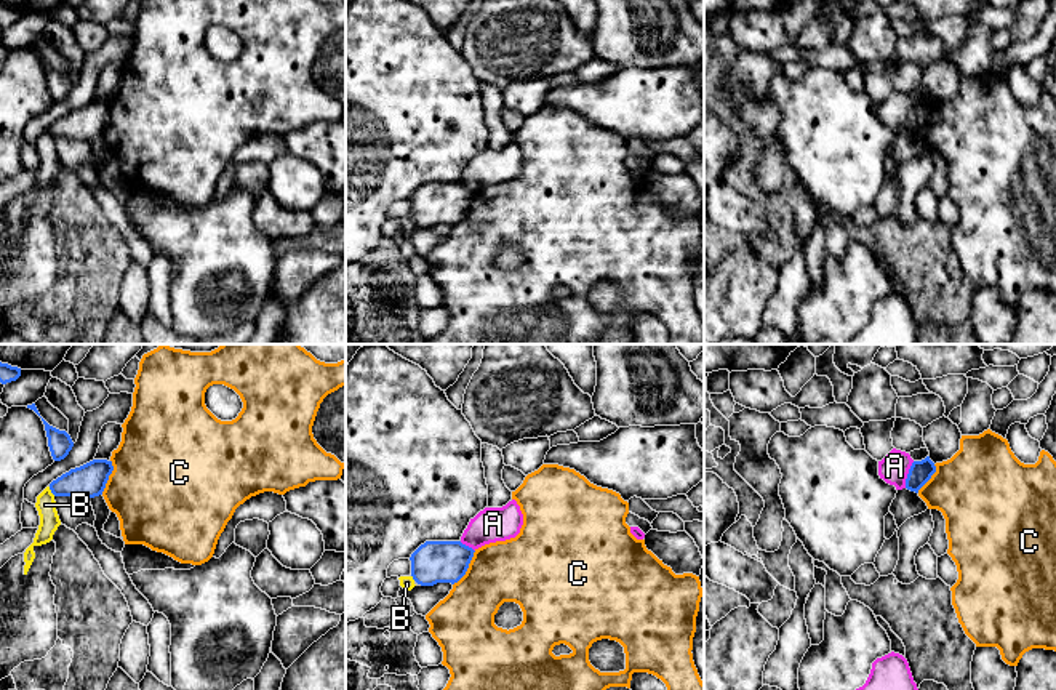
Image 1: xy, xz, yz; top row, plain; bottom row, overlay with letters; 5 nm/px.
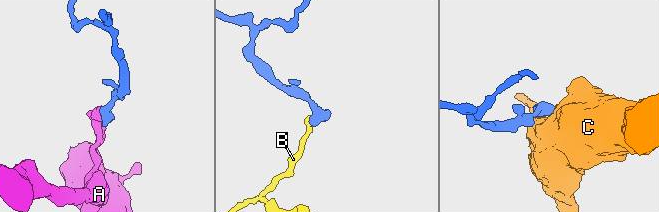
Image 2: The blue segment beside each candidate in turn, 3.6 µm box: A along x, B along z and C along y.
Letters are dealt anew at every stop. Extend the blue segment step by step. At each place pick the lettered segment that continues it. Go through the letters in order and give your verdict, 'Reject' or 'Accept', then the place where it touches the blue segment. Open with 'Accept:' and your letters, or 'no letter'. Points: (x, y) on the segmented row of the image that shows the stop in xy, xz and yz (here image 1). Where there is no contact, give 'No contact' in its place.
Accept: no letter
A: Reject. Touches blue at yz (908, 474)
B: Reject. Touches blue at xy (52, 492)
C: Reject. Touches blue at xz (468, 567)

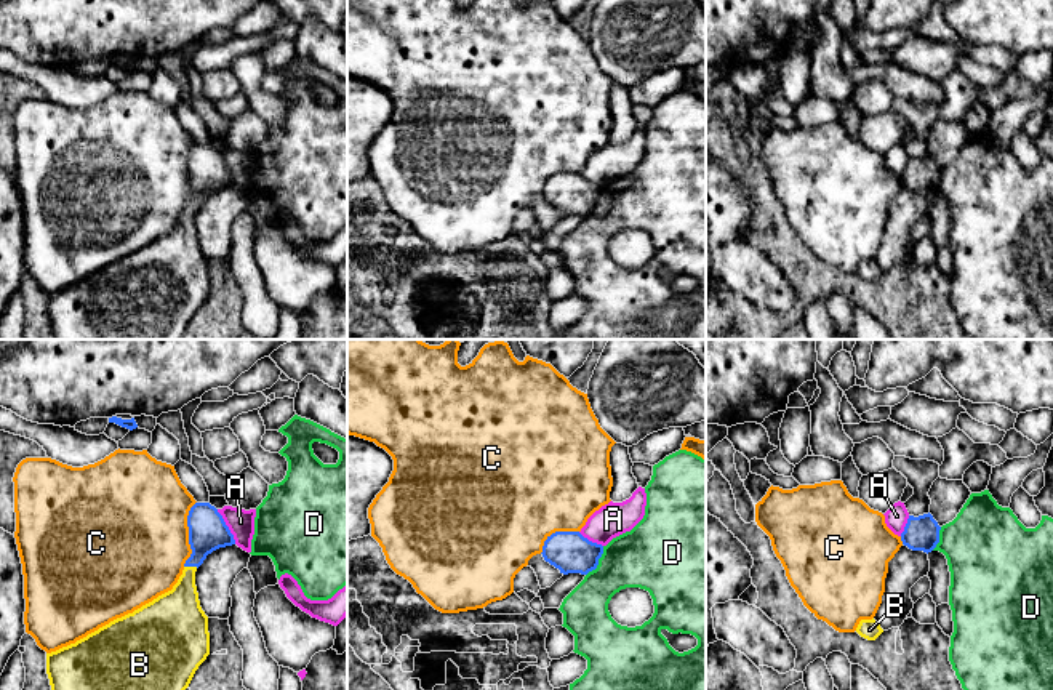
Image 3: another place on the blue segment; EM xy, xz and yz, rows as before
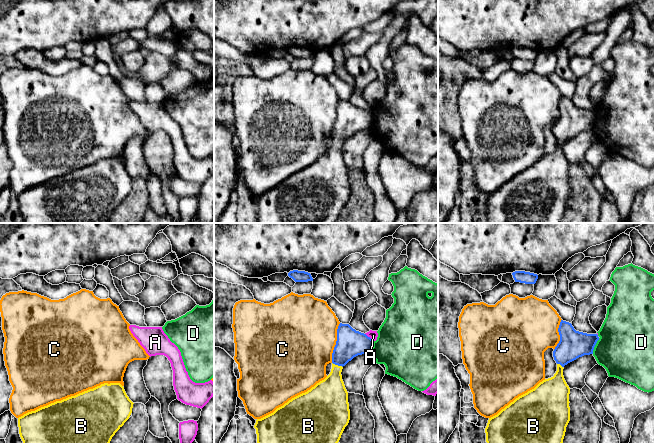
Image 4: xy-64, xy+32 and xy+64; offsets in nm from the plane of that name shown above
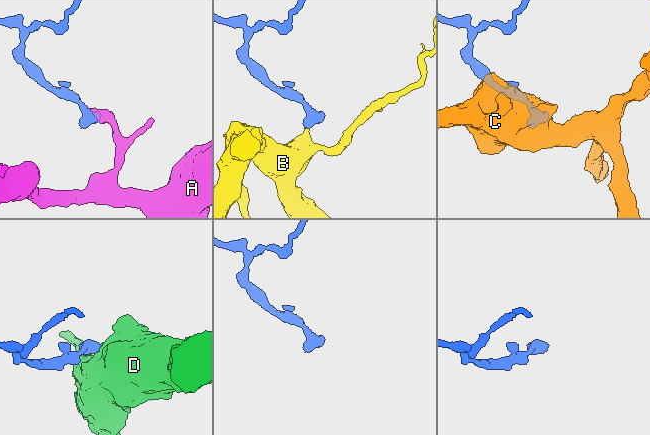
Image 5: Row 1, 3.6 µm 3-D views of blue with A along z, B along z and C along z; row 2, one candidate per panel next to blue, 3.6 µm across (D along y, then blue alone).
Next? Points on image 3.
Accept: B
A: Reject. Touches blue at xy (228, 527)
B: Accept. Touches blue at xy (191, 565)
C: Reject. Touches blue at xy (189, 533)
D: Reject. Touches blue at xz (597, 562)

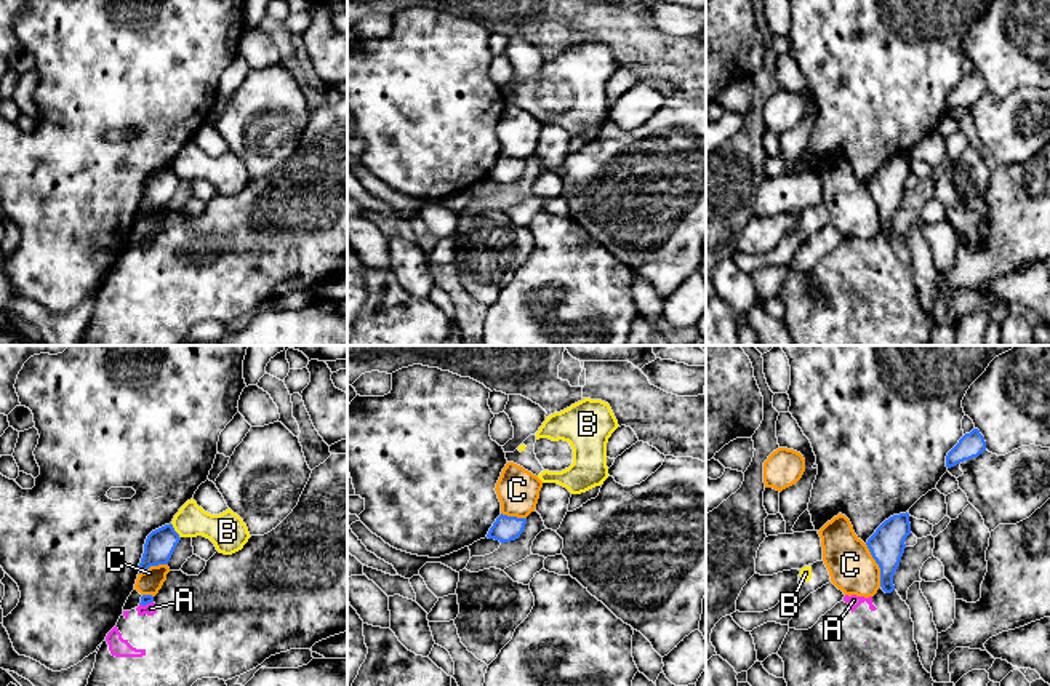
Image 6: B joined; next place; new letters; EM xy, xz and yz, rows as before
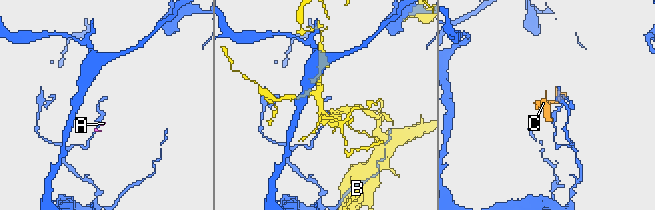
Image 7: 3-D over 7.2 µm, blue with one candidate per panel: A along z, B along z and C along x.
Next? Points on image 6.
Accept: no letter
A: Reject. Touches blue at xy (146, 603)
B: Reject. Touches blue at xy (175, 531)
C: Reject. Touches blue at yz (877, 563)

